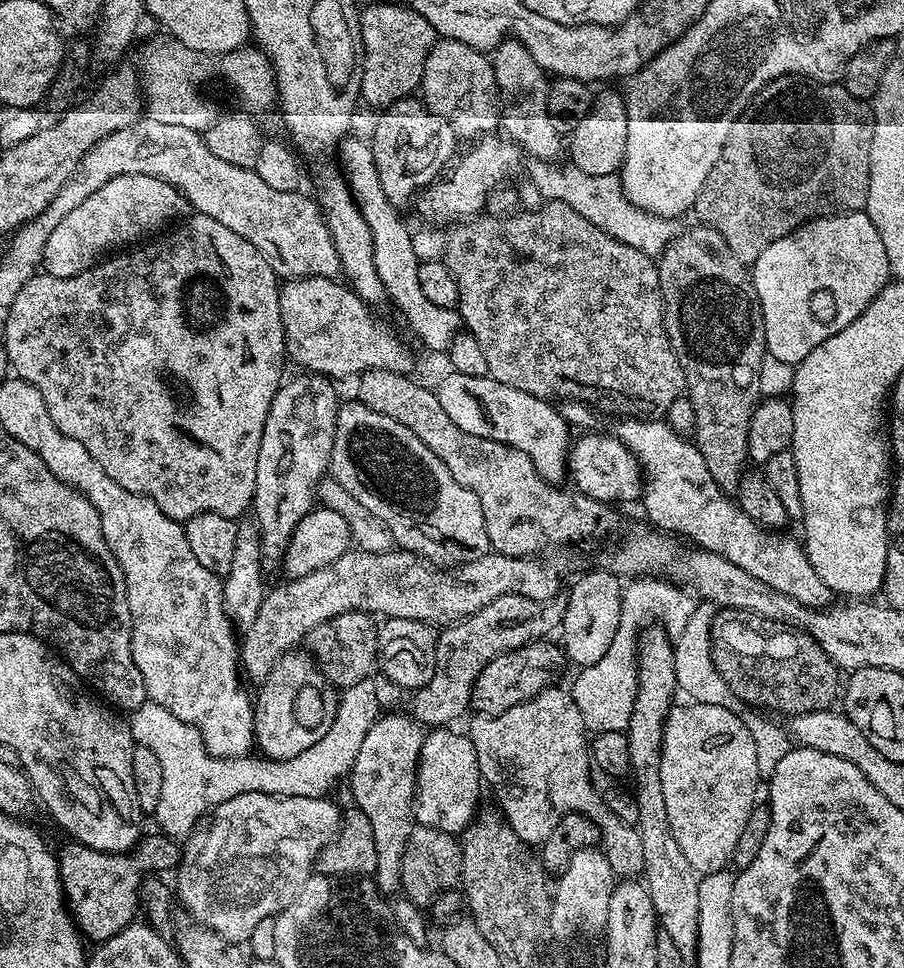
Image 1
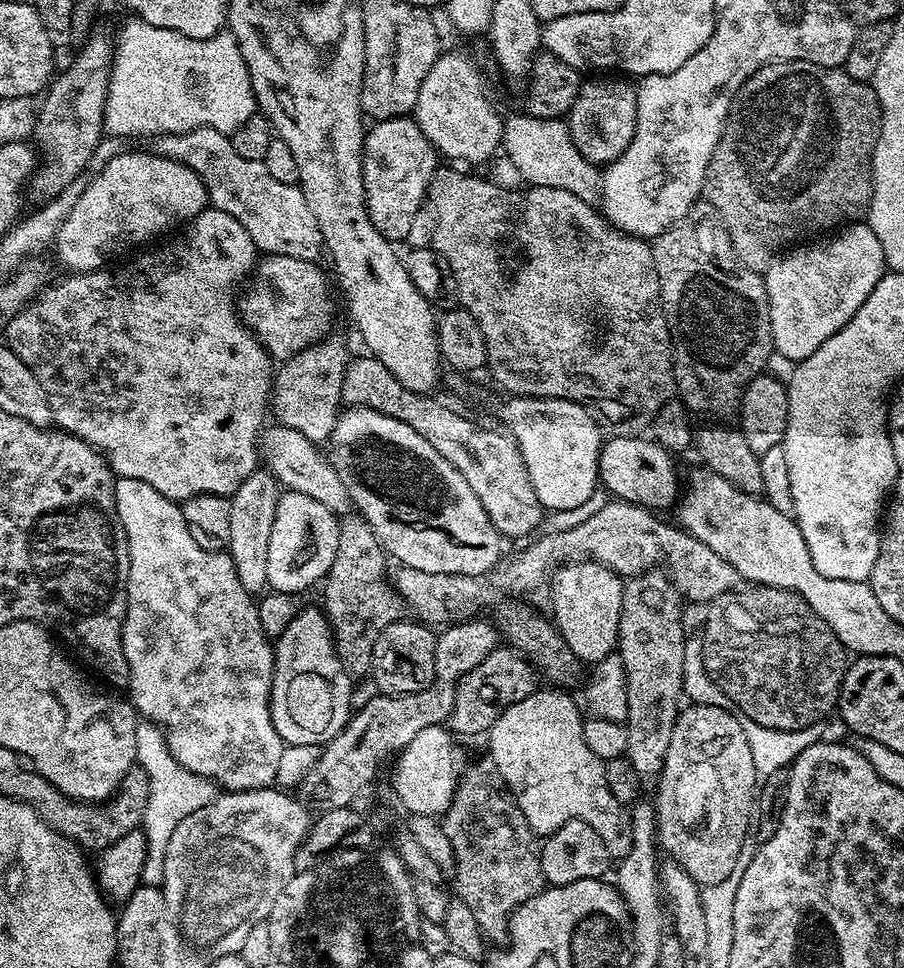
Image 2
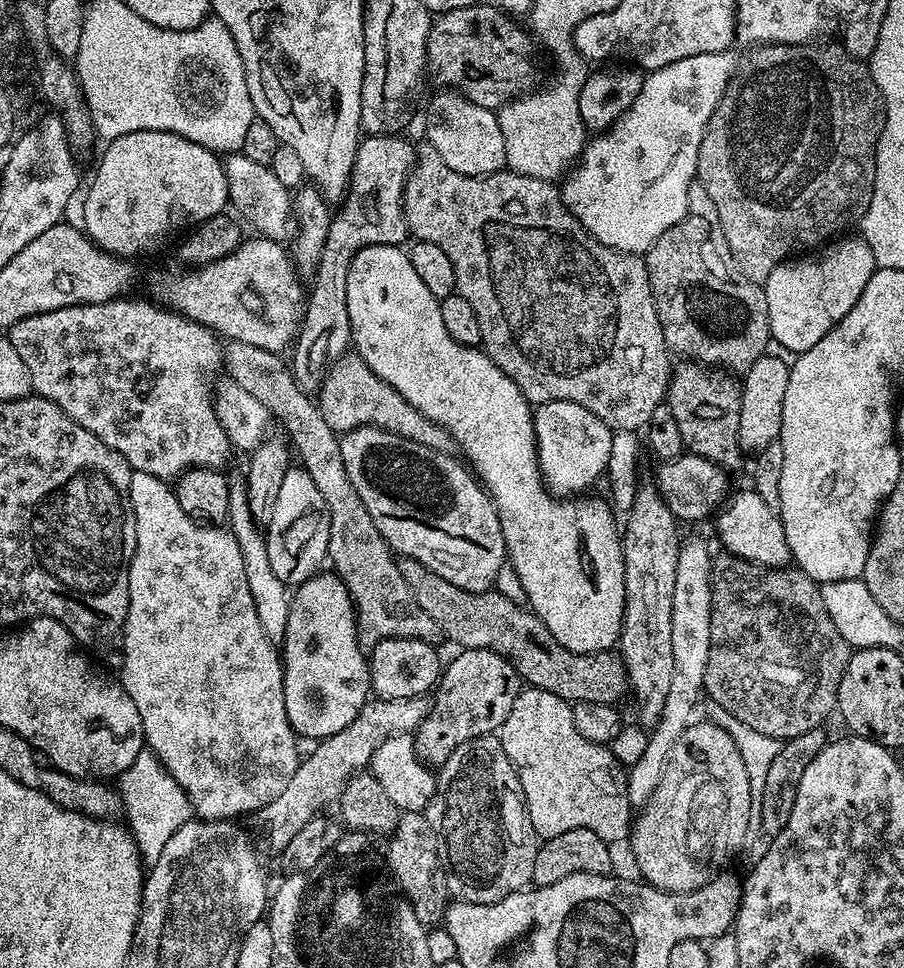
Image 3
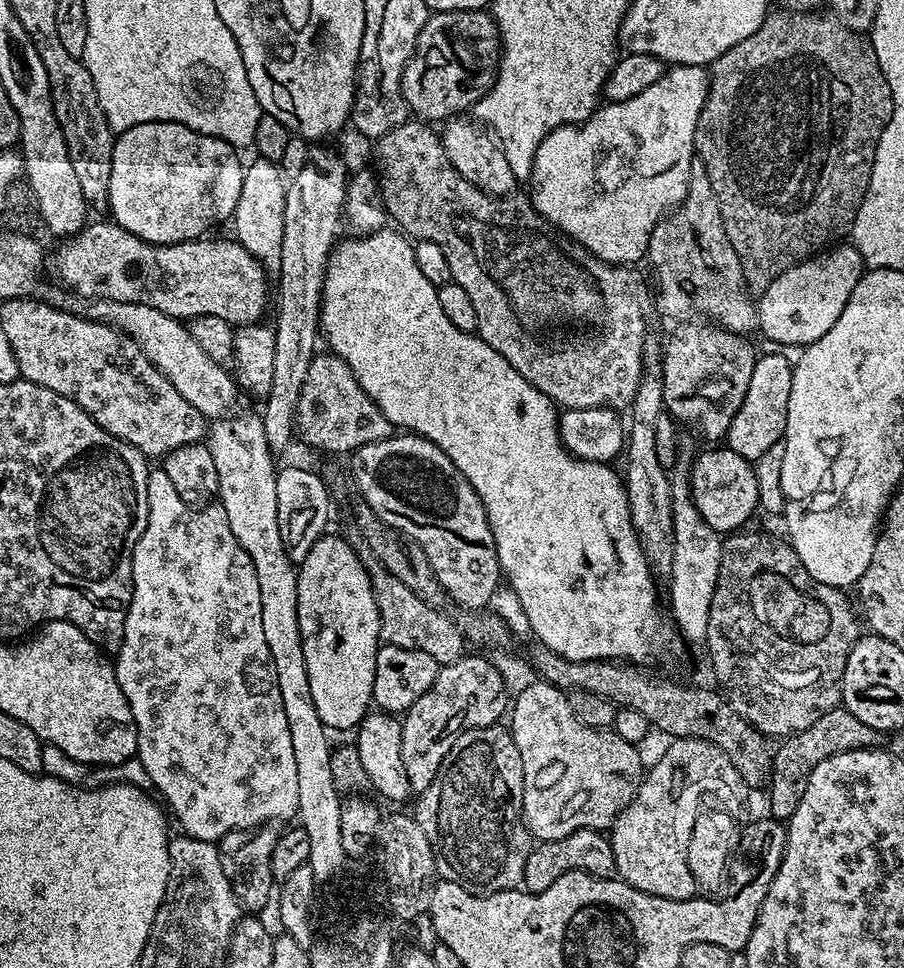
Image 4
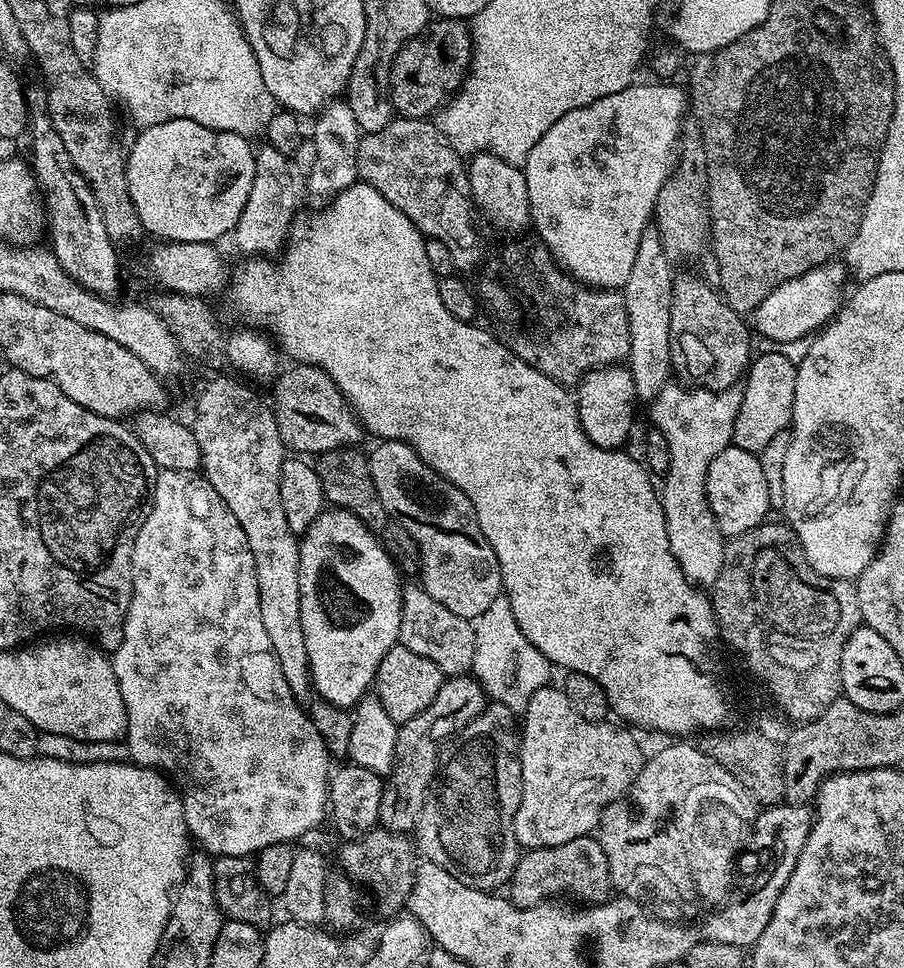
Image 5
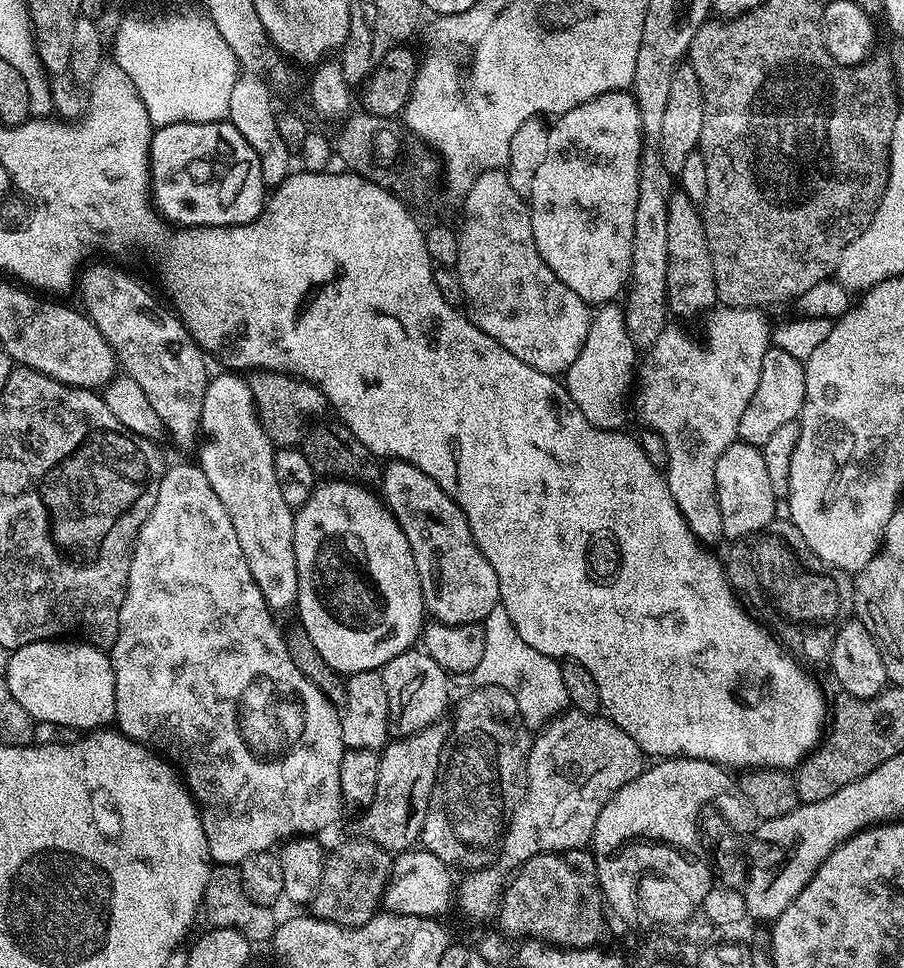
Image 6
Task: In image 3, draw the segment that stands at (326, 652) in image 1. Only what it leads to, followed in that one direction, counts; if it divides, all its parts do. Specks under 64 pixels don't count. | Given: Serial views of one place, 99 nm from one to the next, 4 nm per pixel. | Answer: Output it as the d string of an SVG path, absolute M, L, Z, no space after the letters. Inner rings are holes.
M230 340L222 348L222 368L227 379L238 382L242 390L246 390L251 396L258 398L262 406L266 406L269 414L280 418L285 430L288 431L286 436L290 441L291 451L295 455L296 452L300 455L299 463L308 471L310 478L314 478L314 486L318 486L322 498L326 498L326 510L330 510L328 560L340 581L346 586L352 604L356 608L356 633L360 639L361 648L371 650L375 644L389 640L392 636L414 638L433 646L439 645L442 633L438 622L434 622L434 618L430 618L430 614L426 614L426 610L418 606L418 598L410 594L410 586L406 586L406 578L402 578L399 563L394 559L392 549L382 538L378 526L374 526L374 518L370 518L370 510L366 510L362 498L358 498L358 490L354 490L354 482L350 482L350 474L346 474L346 462L342 462L340 436L329 426L326 418L322 418L319 403L296 385L289 361L281 353L262 350L262 346L250 346L250 342Z

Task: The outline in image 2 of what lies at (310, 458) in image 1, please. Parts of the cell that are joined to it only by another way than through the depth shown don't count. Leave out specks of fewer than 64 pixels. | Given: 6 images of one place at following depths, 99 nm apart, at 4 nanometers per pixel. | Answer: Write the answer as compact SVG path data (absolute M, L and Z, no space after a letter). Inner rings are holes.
M329 334L317 344L291 356L275 369L270 408L281 425L302 434L320 446L331 441L336 420L342 411L342 378L348 369L348 344L337 334Z

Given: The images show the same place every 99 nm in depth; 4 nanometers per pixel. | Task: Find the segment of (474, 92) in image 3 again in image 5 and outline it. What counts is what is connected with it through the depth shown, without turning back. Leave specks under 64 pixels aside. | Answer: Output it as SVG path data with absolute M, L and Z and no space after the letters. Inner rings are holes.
M436 18L429 23L424 31L418 33L412 40L407 40L402 46L402 50L398 50L398 54L393 58L392 65L390 66L390 74L388 75L388 99L395 111L399 113L405 120L422 120L431 117L433 114L439 113L440 109L448 103L449 99L456 95L464 82L465 76L469 75L472 66L472 33L469 25L460 18Z

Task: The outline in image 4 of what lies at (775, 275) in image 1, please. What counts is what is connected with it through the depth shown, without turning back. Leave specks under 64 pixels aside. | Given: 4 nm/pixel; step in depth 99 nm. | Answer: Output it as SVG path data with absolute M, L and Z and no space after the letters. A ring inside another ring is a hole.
M840 242L778 274L755 301L756 323L761 337L783 344L813 344L834 326L834 322L838 322L838 314L846 310L846 302L850 302L850 294L854 294L854 286L858 286L865 271L864 259L858 250L851 243Z

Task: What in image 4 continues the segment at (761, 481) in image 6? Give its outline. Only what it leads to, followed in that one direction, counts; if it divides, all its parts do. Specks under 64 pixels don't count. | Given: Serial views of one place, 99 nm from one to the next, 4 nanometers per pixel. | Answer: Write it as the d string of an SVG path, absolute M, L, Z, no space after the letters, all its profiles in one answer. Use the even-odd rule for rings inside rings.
M708 446L696 461L691 461L688 486L698 514L706 518L706 526L721 534L741 531L747 525L744 523L760 508L753 461L742 458L742 454L734 454L727 446Z

